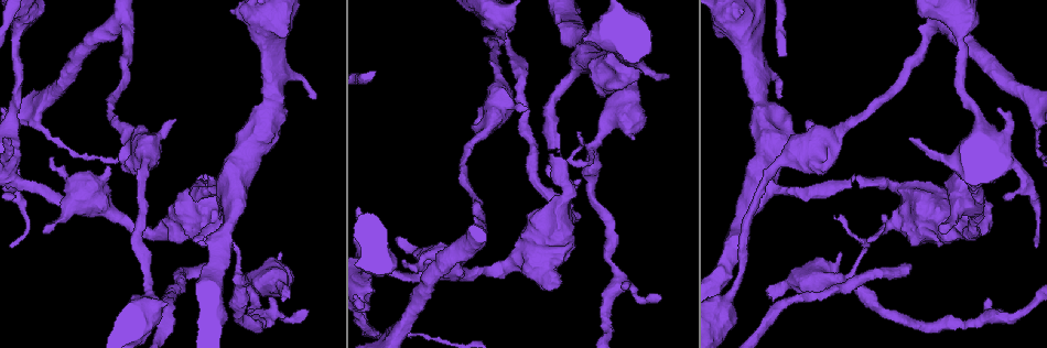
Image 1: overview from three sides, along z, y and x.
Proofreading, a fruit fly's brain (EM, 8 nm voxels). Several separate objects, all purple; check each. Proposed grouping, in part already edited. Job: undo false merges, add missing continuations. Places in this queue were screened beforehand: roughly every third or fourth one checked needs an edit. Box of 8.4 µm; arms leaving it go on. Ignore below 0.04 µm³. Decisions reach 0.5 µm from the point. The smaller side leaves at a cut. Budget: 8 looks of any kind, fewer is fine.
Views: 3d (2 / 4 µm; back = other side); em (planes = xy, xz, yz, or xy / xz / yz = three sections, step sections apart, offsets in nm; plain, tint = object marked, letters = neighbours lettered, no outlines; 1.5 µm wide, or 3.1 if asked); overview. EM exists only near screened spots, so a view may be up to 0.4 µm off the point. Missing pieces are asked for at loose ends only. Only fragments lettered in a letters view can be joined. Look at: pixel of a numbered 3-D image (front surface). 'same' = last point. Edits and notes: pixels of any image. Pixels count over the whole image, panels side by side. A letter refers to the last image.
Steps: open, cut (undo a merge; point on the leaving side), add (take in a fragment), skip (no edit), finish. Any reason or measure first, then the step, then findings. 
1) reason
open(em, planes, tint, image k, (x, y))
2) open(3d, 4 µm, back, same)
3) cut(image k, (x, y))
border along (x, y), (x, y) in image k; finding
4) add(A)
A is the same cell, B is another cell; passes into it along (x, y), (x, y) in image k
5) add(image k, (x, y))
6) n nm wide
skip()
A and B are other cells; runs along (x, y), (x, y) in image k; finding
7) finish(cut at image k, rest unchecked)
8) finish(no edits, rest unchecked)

free end
open(em, planes, letters, image 1, (107, 166))

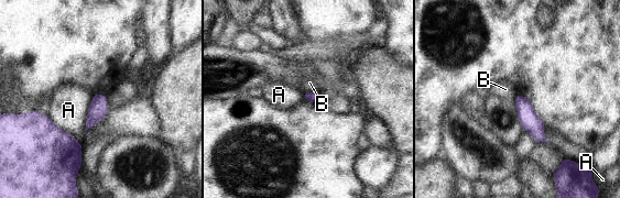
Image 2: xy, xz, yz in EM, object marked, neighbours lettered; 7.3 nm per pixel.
A touches over 280 nm
skip()
A and B are other cells; border along (304, 91), (317, 92) in image 2; none of them fits

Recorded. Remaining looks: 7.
branch stops here
open(3d, 2 µm, image 1, (283, 294))

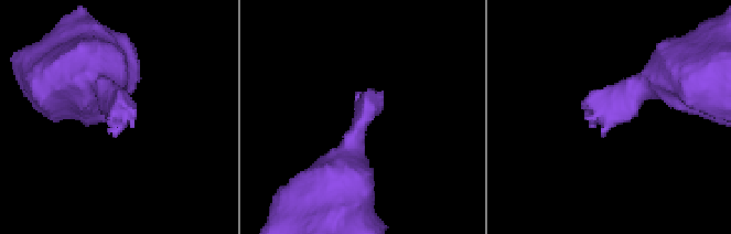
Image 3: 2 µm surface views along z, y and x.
shape alone is not enough
open(em, planes, letters, image 3, (108, 119))

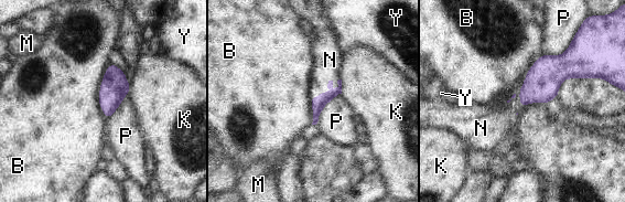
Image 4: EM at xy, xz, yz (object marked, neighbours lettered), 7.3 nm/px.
add(N)
N is the same cell, B, K, M, P and Y are other cells; passes into it along (318, 103), (329, 92), (330, 60) in image 4; the neuron continues

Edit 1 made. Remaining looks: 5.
open(overview)

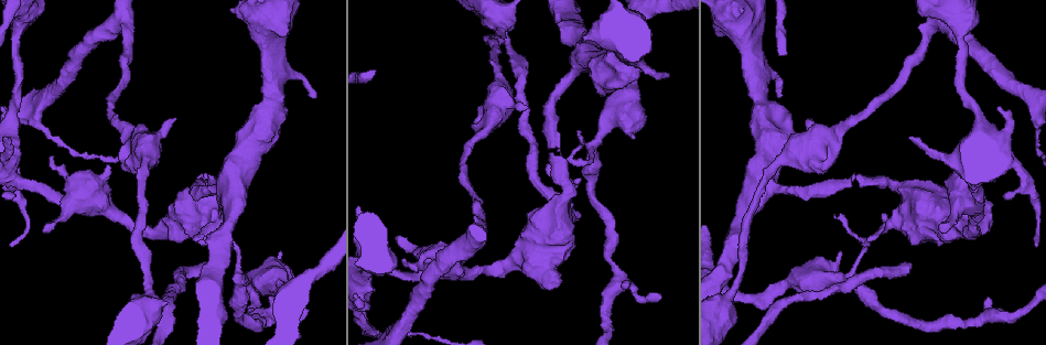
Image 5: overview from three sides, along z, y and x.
a narrow waist
open(em, planes, letters, image 5, (740, 274))

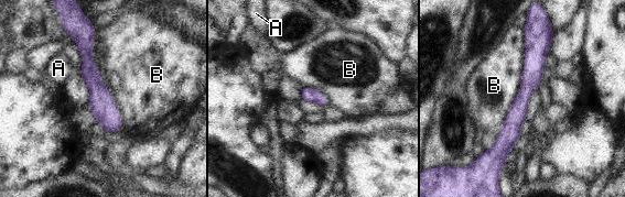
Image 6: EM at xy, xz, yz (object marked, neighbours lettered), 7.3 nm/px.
B touches over 750 nm
skip()
A and B are other cells; border along (96, 29), (92, 55), (121, 128) in image 6; all the same neuron

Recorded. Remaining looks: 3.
finish(add at image 4, rest unchecked)

